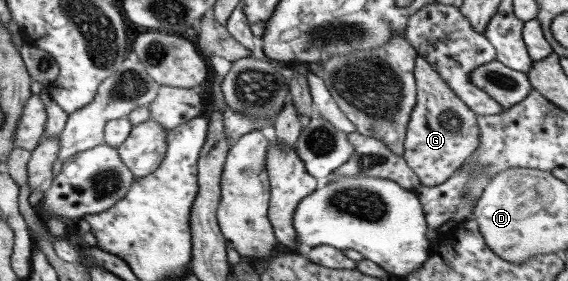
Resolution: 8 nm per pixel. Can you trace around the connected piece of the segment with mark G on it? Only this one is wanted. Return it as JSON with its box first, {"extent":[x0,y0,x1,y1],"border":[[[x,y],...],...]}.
{"extent":[401,56,479,187],"border":[[[416,56],[413,75],[416,102],[407,121],[401,156],[418,177],[421,186],[435,187],[455,173],[476,150],[479,143],[477,115],[455,95],[423,56]]]}

